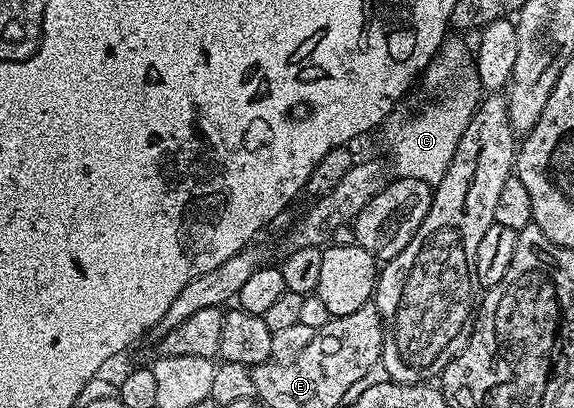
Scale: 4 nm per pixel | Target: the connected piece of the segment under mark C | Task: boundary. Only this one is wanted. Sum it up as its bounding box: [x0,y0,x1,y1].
[384,39,482,187]

